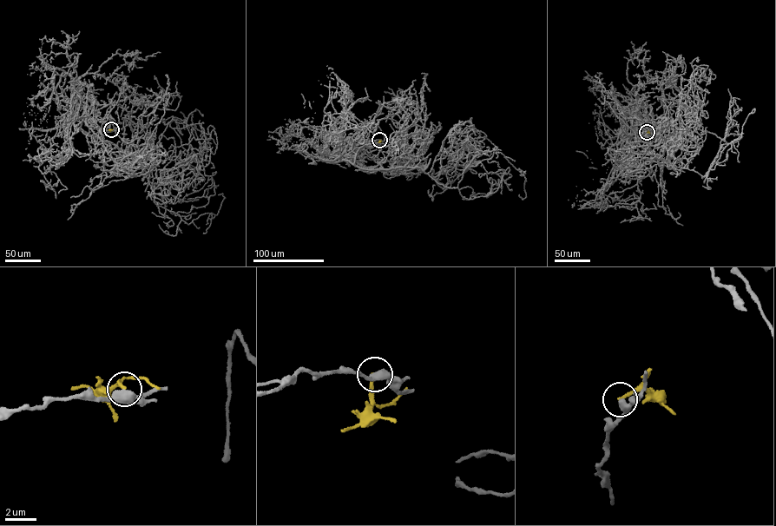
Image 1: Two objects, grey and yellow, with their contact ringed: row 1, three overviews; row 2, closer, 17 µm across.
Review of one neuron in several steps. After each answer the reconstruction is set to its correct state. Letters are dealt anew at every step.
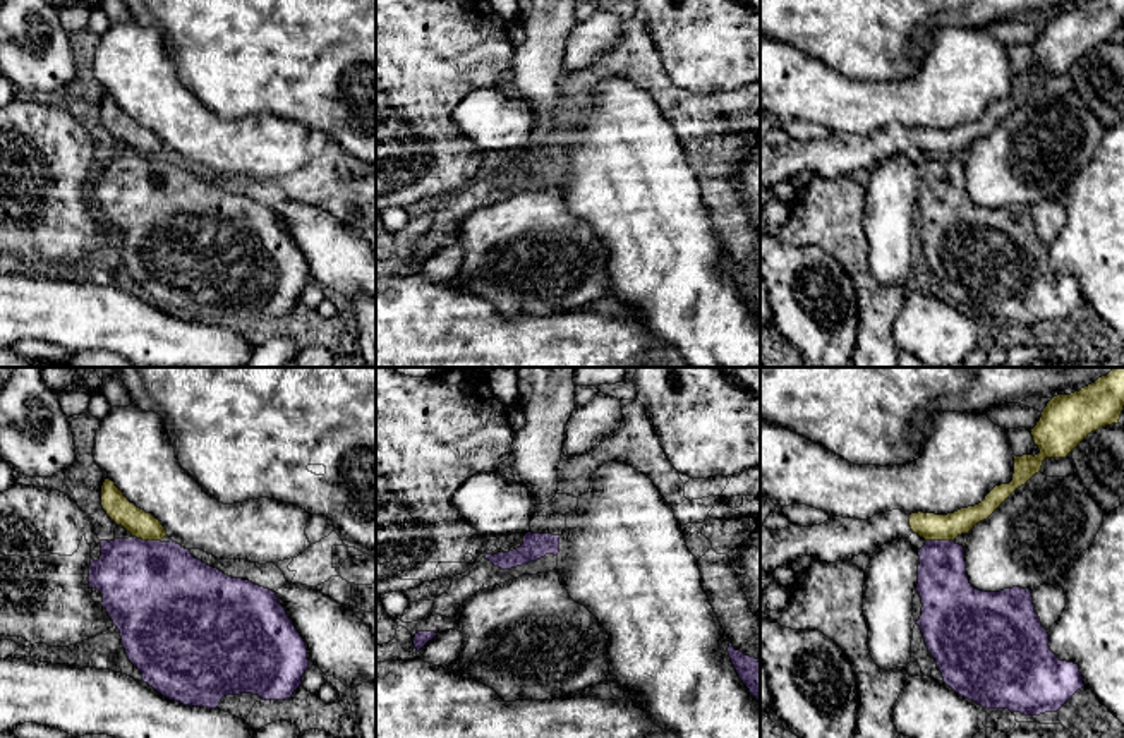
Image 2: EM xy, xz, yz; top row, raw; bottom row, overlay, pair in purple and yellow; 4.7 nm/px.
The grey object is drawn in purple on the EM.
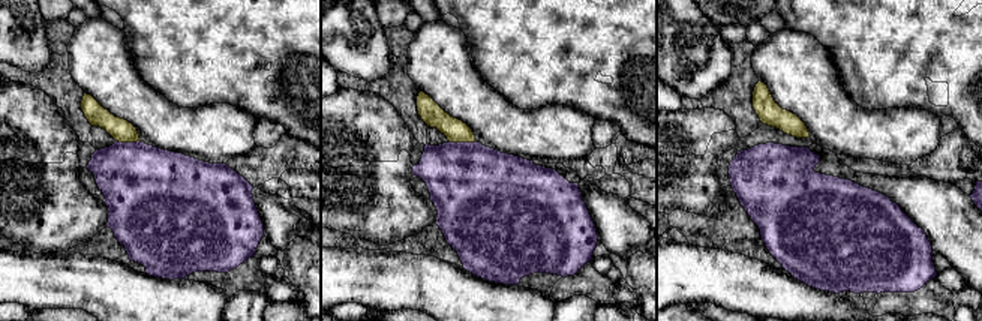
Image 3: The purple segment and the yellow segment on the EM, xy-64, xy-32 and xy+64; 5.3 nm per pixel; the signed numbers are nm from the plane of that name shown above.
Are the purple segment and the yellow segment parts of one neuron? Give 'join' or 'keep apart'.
keep apart

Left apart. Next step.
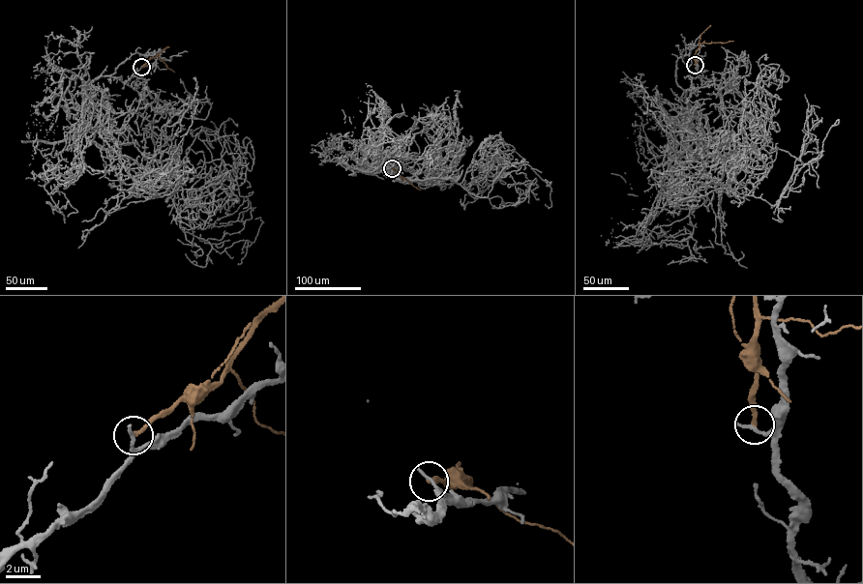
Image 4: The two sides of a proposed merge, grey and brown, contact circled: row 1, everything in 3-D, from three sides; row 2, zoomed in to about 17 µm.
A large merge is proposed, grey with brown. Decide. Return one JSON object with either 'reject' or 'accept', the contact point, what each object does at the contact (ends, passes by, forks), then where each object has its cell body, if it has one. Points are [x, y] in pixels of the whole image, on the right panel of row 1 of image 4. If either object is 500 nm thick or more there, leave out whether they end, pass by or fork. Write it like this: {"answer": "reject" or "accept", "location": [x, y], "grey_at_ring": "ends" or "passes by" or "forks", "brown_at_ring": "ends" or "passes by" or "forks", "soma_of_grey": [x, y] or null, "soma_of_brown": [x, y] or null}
{"answer": "reject", "location": [695, 65], "grey_at_ring": "ends", "brown_at_ring": "ends", "soma_of_grey": null, "soma_of_brown": null}

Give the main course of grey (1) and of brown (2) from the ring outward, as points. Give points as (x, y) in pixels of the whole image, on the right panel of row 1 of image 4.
1: (695, 65), (701, 86), (743, 99), (746, 150), (798, 159), (782, 196), (821, 157), (832, 125)
2: (695, 64), (695, 54), (700, 43), (733, 41)

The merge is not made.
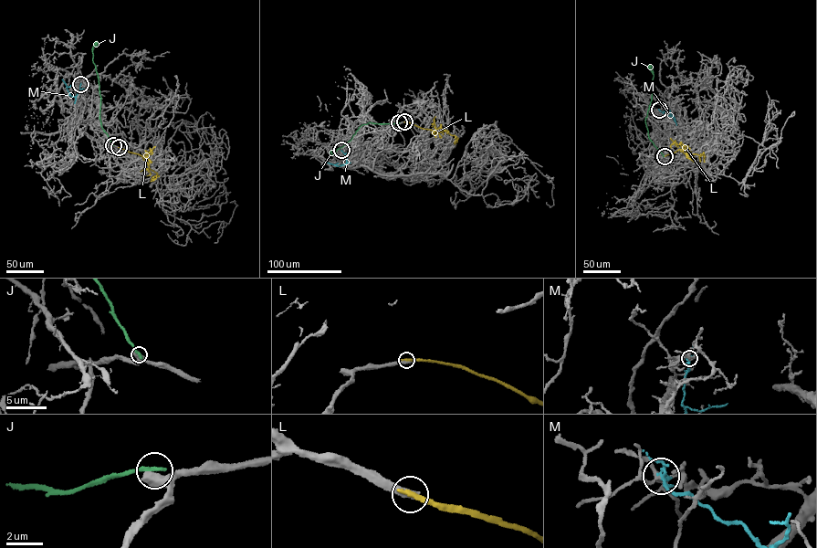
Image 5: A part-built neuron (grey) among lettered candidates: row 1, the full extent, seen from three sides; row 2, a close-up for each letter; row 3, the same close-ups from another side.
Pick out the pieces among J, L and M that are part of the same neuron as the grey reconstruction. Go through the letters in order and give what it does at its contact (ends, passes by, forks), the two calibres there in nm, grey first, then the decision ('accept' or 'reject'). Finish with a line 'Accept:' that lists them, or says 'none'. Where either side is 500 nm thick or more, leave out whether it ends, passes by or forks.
J: 500 nm thick on the grey side, 280 nm on the other; reject
L: it ends there; 380 nm thick on the grey side, 320 nm on the other; reject
M: it passes by; 190 nm thick on the grey side, 190 nm on the other; reject
Accept: none

